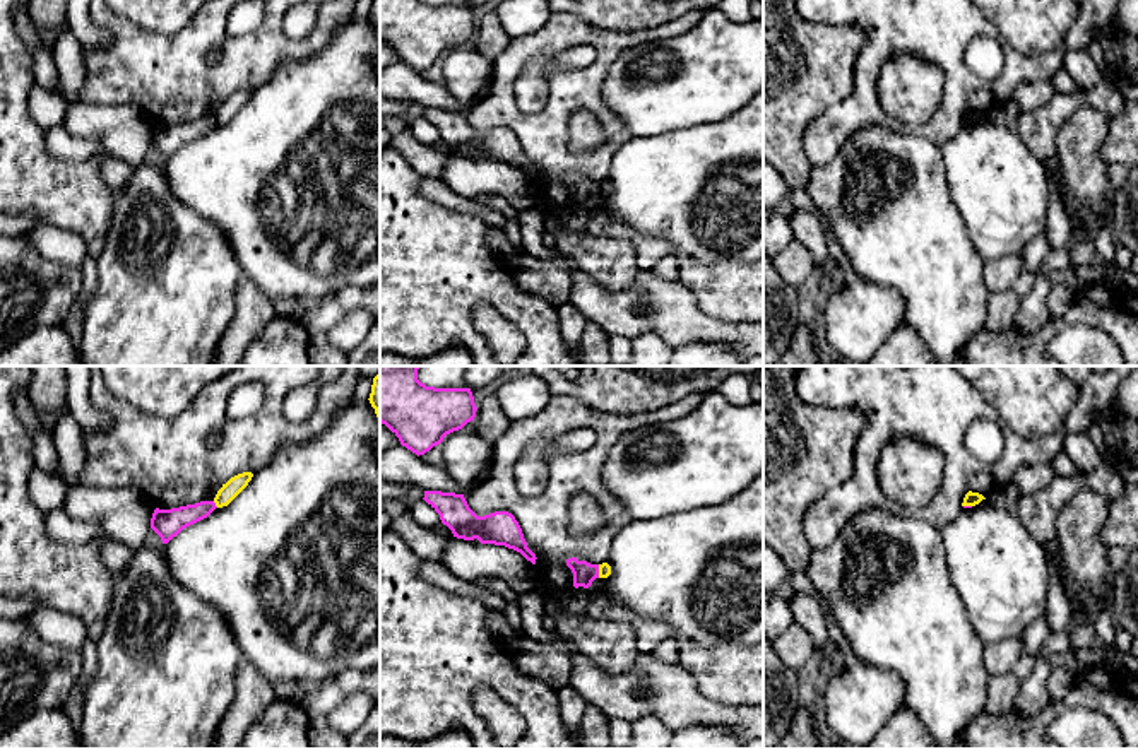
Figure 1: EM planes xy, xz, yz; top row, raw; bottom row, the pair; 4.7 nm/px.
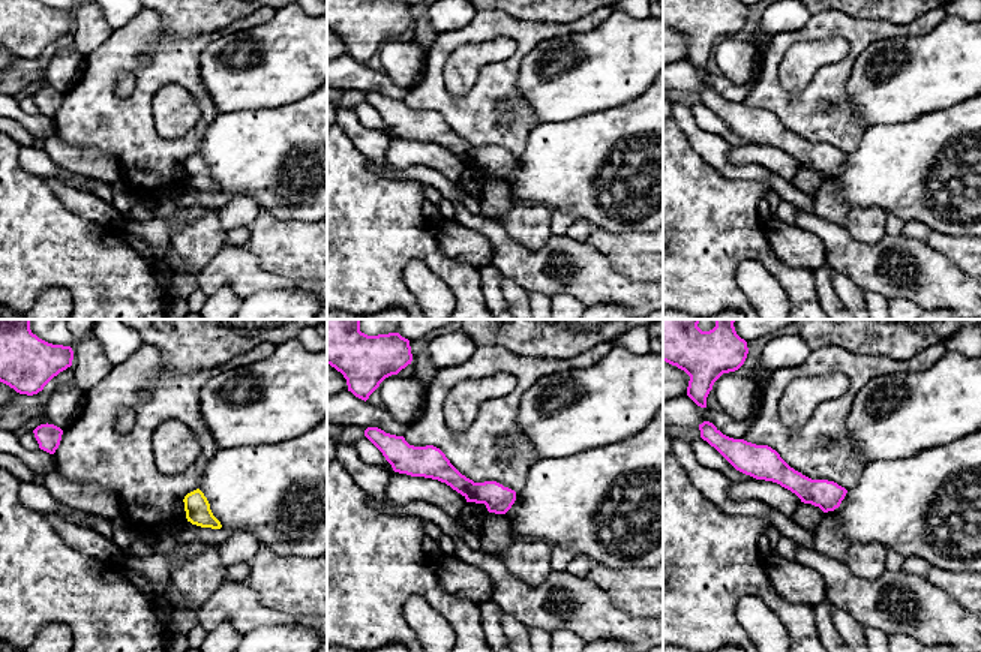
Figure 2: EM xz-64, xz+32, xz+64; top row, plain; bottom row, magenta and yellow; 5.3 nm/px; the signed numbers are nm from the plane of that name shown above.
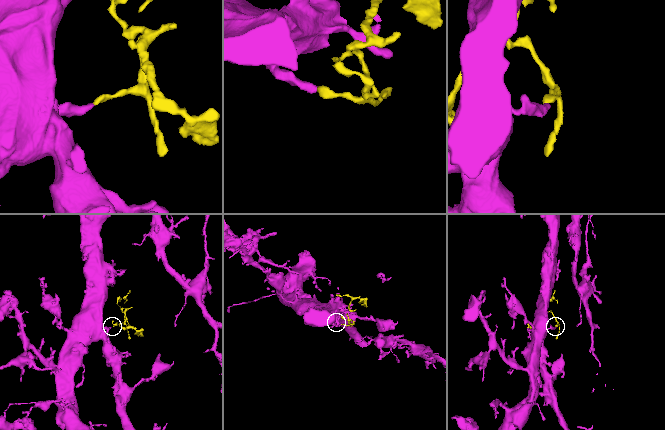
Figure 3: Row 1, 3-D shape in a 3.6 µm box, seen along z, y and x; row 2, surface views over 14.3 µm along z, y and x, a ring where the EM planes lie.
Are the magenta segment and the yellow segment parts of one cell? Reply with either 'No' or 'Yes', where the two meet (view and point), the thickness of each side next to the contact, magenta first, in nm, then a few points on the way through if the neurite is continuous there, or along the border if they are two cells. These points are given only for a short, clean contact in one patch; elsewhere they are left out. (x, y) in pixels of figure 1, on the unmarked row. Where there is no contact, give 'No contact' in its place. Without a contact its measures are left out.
No. Touches magenta at xy (214, 122). Thickness 140 nm (magenta) against 80 nm. Boundary: xy (213, 118), (218, 123)

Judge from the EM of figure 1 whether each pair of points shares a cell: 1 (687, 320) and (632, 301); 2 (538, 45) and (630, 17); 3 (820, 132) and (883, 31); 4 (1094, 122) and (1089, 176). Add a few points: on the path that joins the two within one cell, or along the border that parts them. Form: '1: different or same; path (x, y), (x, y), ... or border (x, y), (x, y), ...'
1: same; path (673, 313), (664, 306), (646, 305)
2: different; border (579, 17), (603, 29), (635, 31)
3: same; path (847, 112), (865, 94), (870, 58)
4: same; path (1089, 135), (1089, 163)

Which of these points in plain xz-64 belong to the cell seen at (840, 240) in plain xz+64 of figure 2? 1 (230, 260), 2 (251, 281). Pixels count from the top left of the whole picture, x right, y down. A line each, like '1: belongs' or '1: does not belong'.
1: belongs
2: belongs

